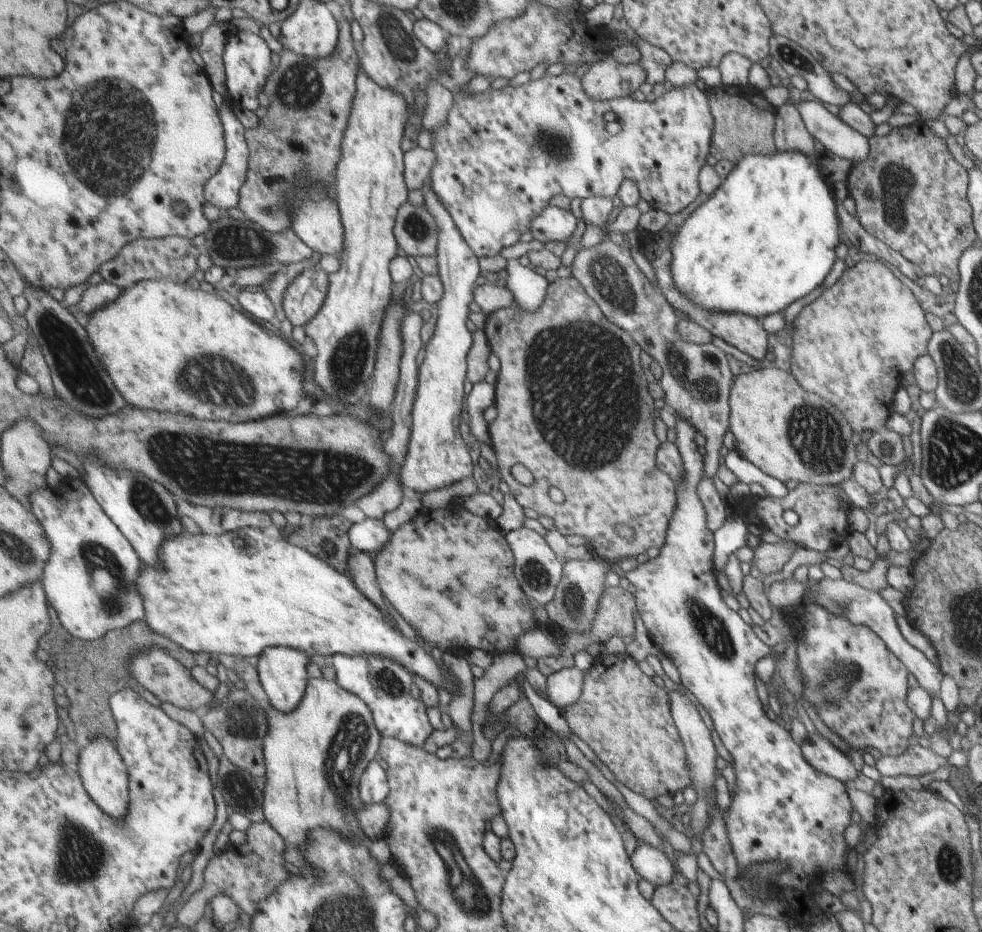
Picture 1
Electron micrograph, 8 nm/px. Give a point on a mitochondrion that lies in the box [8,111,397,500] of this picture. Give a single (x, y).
(81, 377)

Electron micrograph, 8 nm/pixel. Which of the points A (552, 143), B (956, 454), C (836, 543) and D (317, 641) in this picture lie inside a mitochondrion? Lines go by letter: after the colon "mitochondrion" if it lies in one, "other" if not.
A: mitochondrion
B: mitochondrion
C: other
D: other

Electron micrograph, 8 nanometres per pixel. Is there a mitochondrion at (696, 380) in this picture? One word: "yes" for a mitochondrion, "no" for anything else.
yes

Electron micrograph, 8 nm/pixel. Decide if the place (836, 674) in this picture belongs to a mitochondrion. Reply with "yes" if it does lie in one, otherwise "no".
yes

